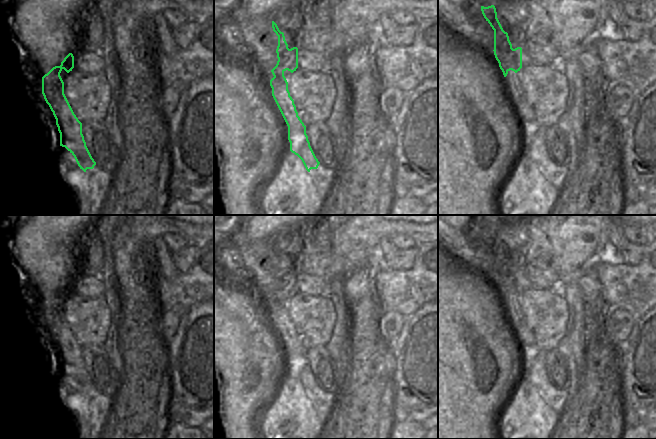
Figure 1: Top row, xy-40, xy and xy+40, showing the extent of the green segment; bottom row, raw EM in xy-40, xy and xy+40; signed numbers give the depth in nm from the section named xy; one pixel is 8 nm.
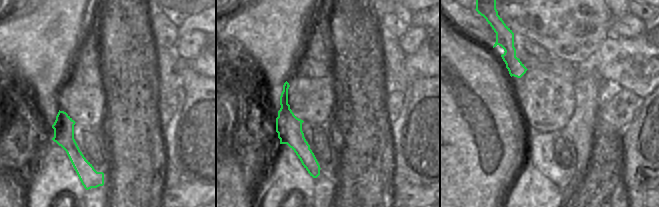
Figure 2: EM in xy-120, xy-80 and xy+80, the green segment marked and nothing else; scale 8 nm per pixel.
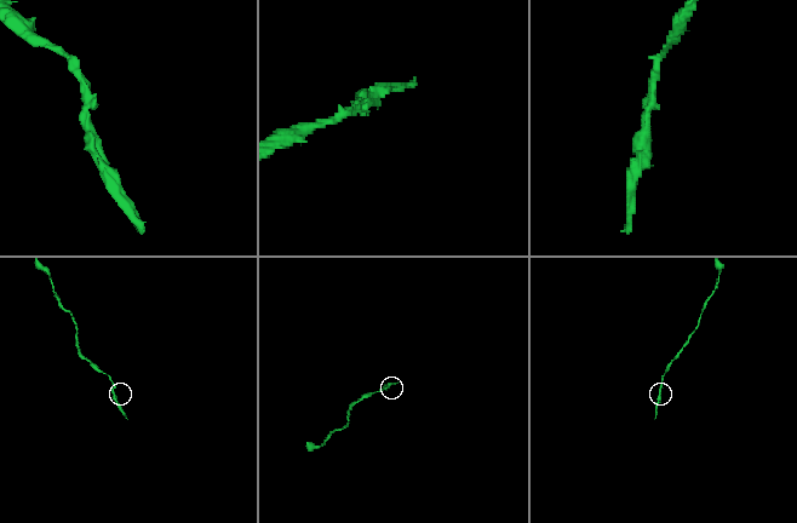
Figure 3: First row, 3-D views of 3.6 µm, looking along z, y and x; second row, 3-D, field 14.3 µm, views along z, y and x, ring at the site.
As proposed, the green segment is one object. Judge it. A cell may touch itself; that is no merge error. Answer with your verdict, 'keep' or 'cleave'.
keep

